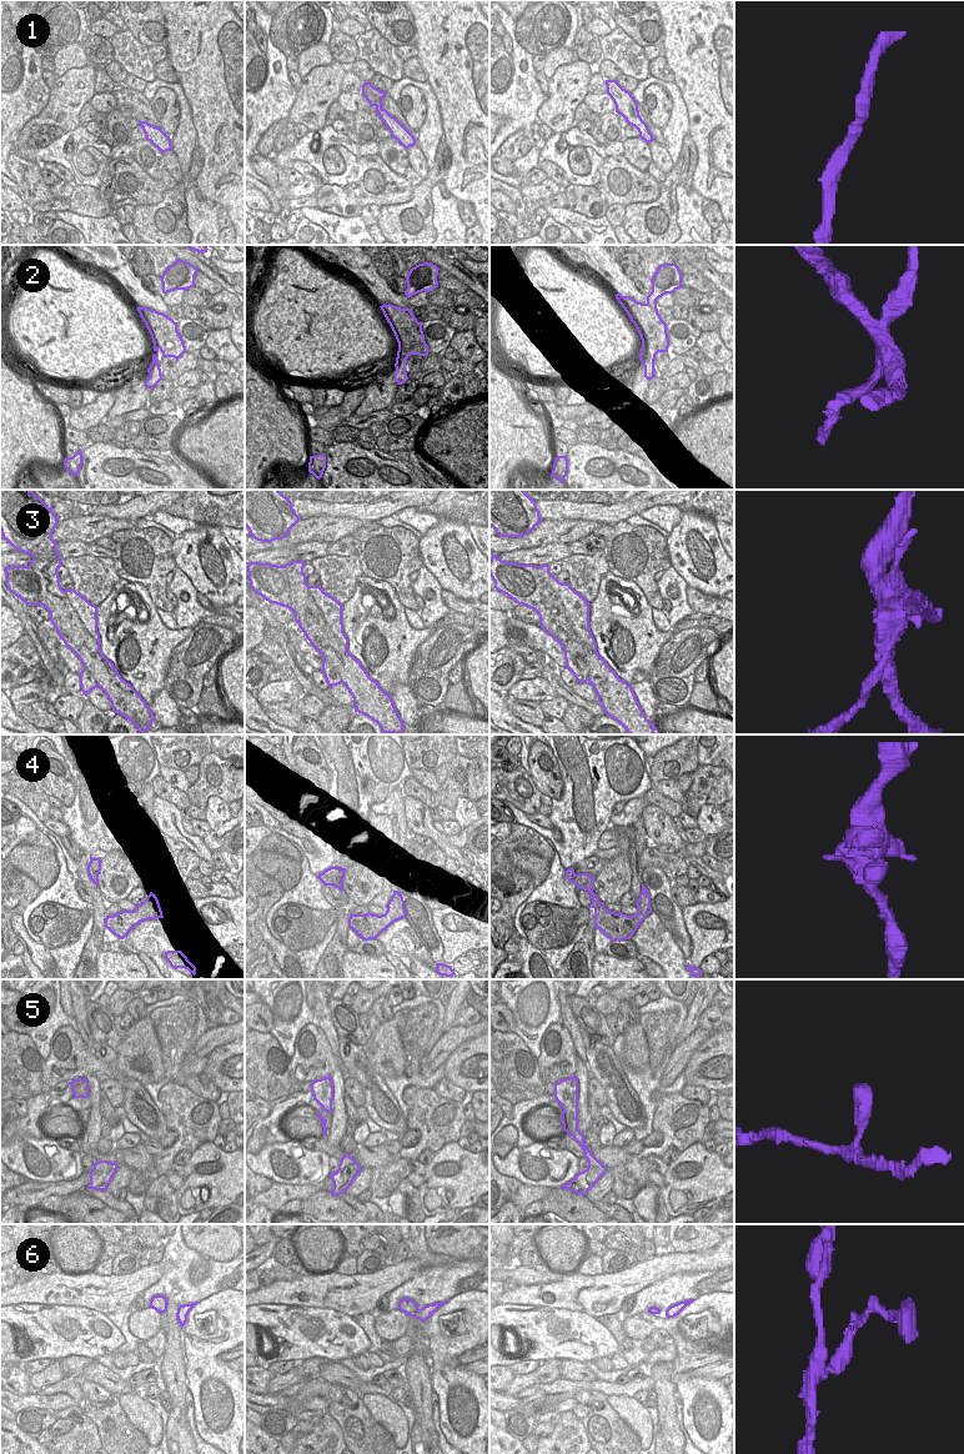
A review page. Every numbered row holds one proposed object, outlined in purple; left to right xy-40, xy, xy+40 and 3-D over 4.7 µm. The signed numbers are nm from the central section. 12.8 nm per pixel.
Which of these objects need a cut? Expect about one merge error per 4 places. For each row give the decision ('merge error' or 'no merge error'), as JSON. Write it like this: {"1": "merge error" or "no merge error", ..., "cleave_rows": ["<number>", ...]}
{"1": "no merge error", "2": "merge error", "3": "merge error", "4": "no merge error", "5": "no merge error", "6": "no merge error", "cleave_rows": ["2", "3"]}

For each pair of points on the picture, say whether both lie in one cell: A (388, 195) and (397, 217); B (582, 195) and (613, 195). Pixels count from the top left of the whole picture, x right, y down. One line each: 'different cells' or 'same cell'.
A: different cells
B: different cells

